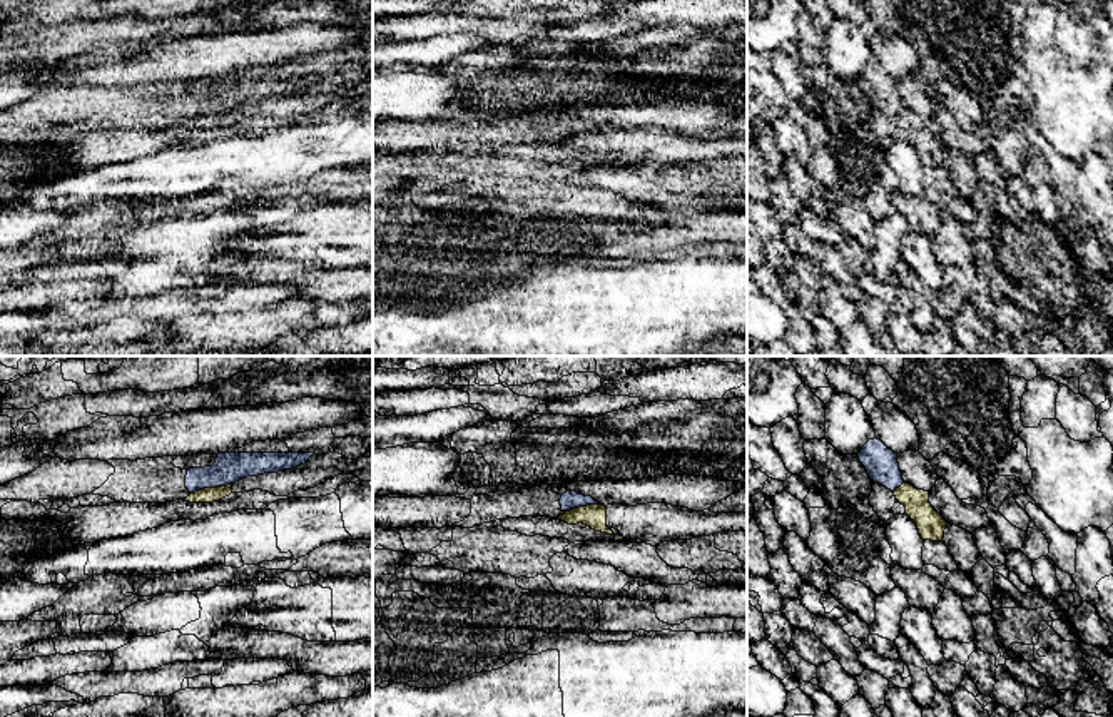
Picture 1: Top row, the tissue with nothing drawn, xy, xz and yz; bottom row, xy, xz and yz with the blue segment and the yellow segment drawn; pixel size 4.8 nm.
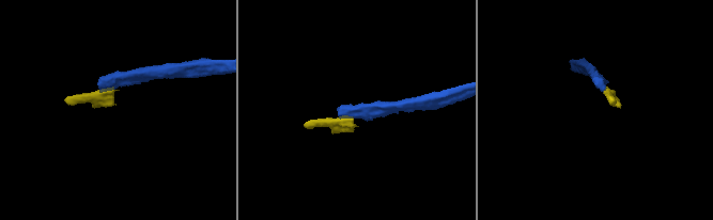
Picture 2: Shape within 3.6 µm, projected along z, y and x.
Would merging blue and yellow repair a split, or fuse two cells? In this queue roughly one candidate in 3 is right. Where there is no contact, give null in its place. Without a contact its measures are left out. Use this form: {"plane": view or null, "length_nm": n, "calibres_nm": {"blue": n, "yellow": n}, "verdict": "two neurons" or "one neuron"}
{"plane": "xy", "length_nm": 200, "calibres_nm": {"blue": 140, "yellow": 80}, "verdict": "two neurons"}

